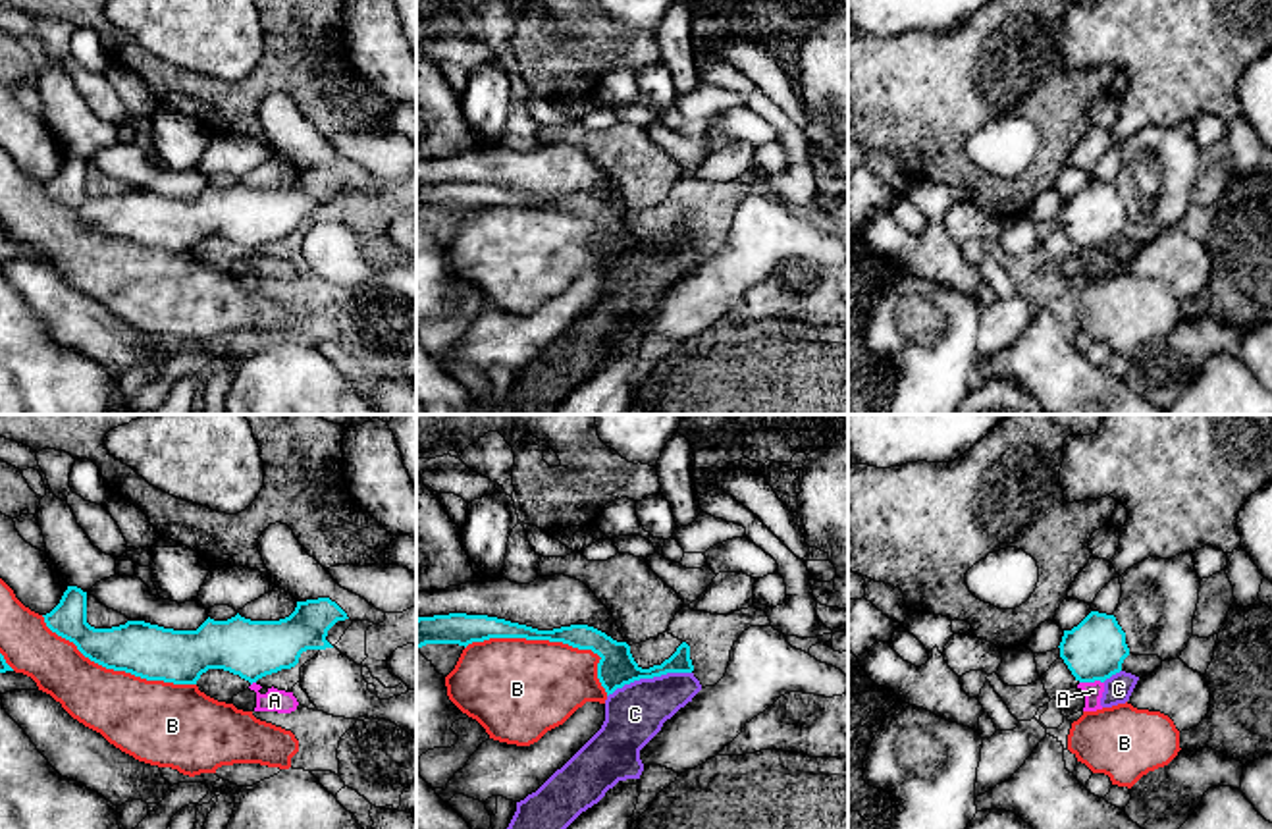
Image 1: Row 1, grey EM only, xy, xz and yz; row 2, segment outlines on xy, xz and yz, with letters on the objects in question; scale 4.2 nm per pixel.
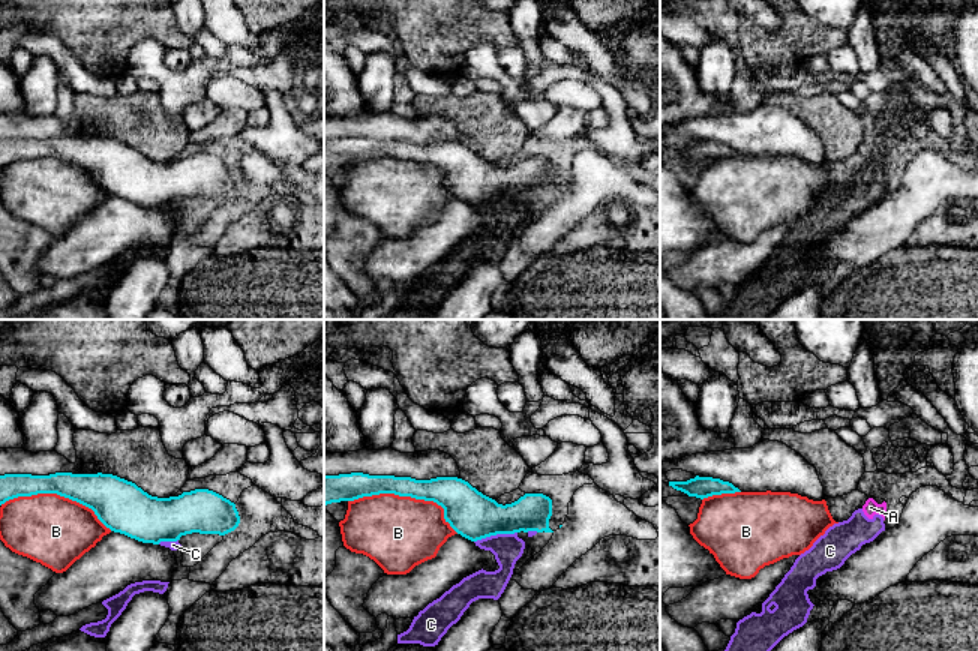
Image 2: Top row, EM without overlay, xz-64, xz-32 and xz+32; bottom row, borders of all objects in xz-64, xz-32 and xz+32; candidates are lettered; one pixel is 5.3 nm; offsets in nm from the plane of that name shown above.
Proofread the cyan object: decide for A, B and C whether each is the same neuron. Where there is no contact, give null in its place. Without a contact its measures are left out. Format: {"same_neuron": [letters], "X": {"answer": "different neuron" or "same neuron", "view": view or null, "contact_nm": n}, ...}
{"same_neuron": [], "A": {"answer": "different neuron", "view": "yz", "contact_nm": 100}, "B": {"answer": "different neuron", "view": "xz", "contact_nm": 650}, "C": {"answer": "different neuron", "view": "xz", "contact_nm": 360}}

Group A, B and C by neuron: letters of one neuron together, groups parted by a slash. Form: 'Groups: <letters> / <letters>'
Groups: A C / B

